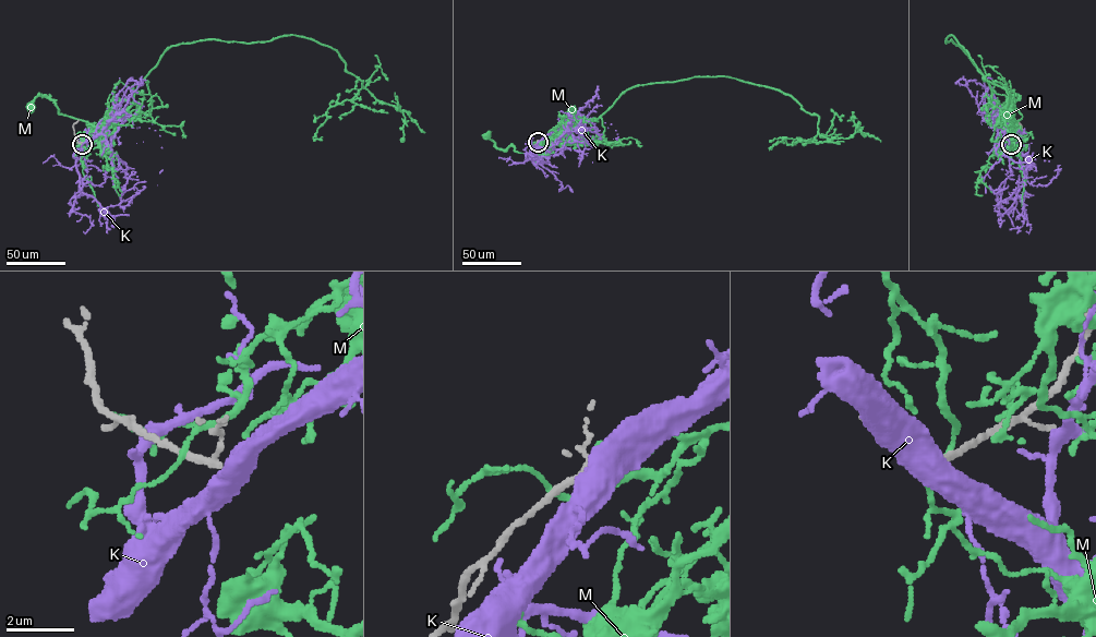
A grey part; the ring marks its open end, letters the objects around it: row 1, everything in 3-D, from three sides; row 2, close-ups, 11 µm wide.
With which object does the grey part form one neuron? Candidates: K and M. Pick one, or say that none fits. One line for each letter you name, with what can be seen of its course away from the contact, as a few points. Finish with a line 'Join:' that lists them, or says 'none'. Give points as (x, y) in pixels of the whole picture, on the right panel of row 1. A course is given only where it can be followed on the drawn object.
Join: none

